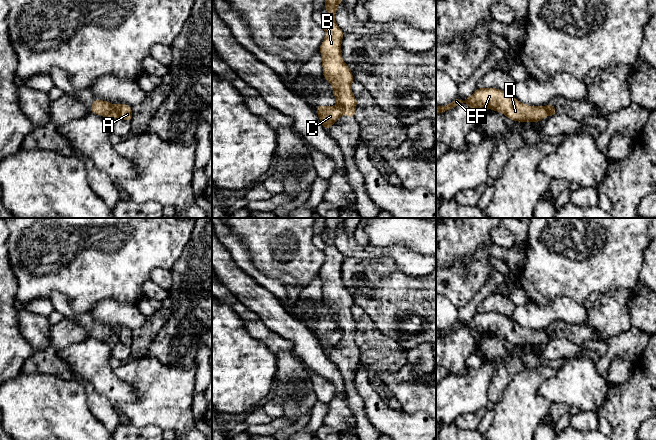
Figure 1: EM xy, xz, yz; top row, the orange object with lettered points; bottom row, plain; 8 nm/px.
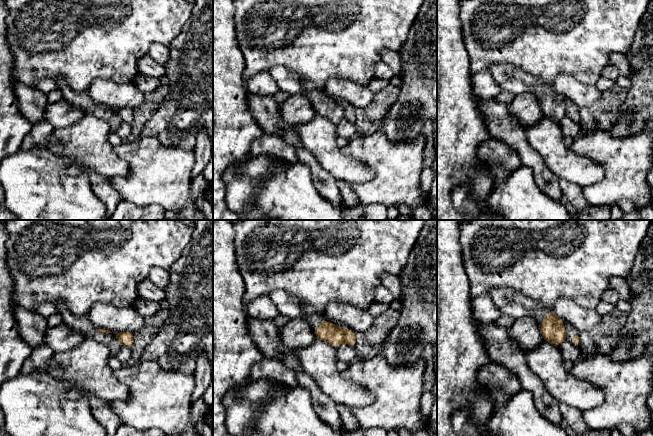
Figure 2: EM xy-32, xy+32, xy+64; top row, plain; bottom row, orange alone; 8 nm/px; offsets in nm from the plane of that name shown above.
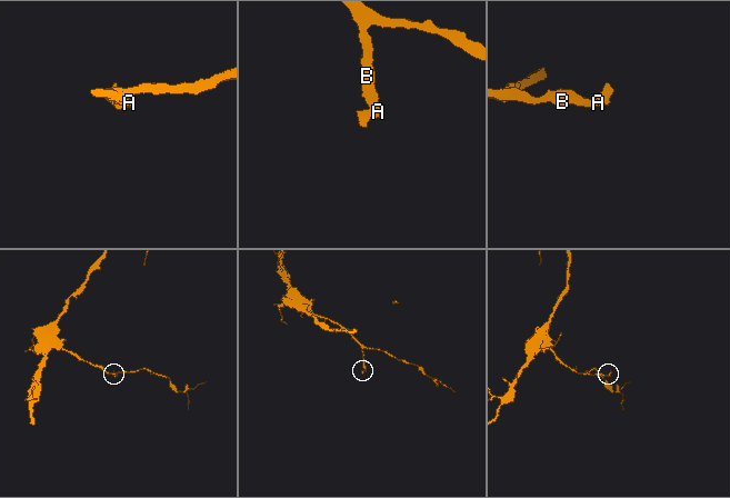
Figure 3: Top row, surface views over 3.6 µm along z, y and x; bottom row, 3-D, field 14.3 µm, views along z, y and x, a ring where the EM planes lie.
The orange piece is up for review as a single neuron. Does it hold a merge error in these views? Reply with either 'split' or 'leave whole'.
split

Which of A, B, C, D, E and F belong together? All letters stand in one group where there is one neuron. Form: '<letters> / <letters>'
A B D E F / C

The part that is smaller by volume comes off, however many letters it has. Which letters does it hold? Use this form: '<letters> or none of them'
C

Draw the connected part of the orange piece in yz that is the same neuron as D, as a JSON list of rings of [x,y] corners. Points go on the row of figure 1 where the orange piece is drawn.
[[[477,88],[465,101],[457,97],[448,105],[436,106],[436,115],[452,110],[462,103],[471,108],[476,119],[482,111],[492,109],[516,122],[541,122],[554,108],[553,103],[547,106],[523,104],[508,93],[496,88]]]

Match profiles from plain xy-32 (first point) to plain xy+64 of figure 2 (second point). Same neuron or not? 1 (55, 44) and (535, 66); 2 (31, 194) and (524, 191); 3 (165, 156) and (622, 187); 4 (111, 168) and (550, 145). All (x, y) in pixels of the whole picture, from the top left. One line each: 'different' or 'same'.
1: same
2: same
3: same
4: same

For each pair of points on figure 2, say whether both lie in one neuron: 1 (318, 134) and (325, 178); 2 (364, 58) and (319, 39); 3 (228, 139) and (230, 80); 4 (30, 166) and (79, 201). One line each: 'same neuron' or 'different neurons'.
1: different neurons
2: same neuron
3: same neuron
4: same neuron

